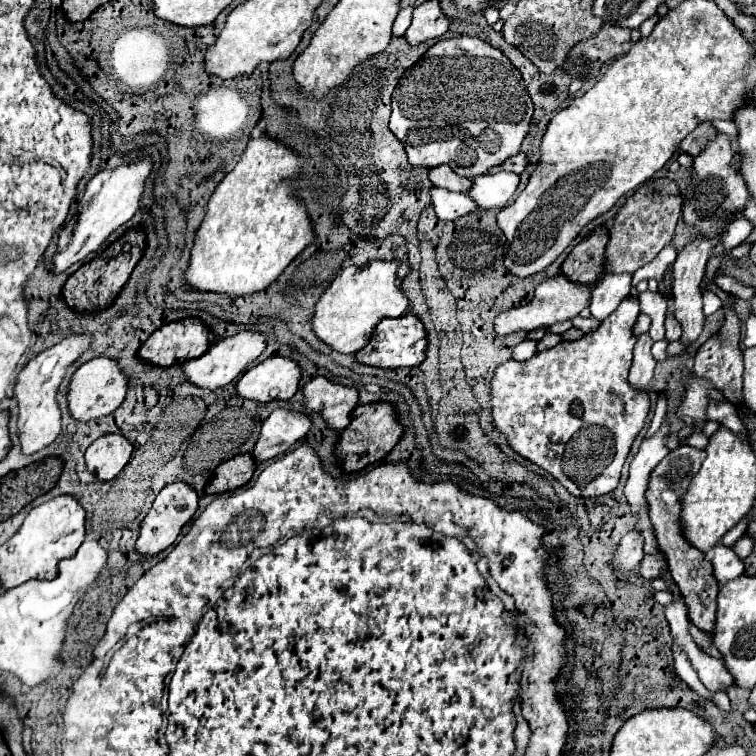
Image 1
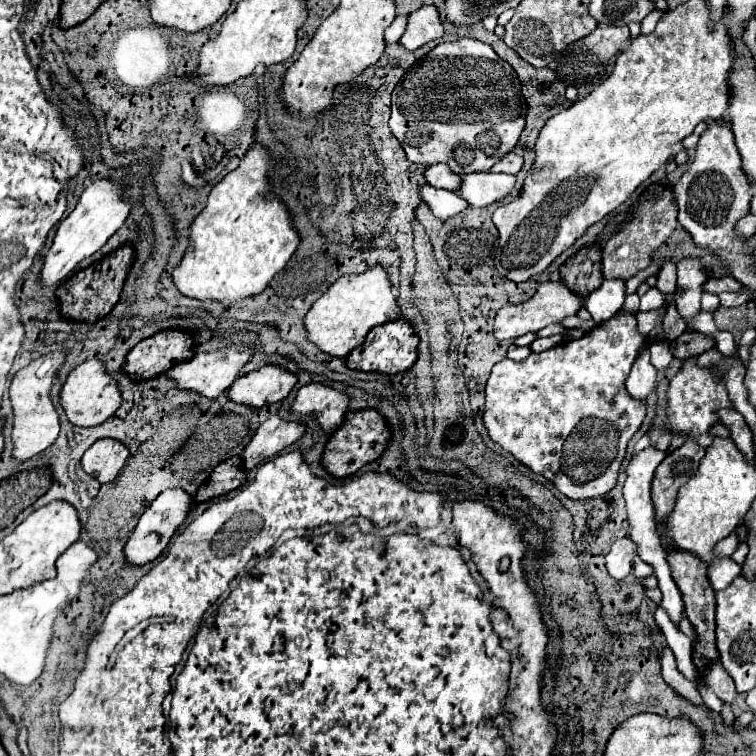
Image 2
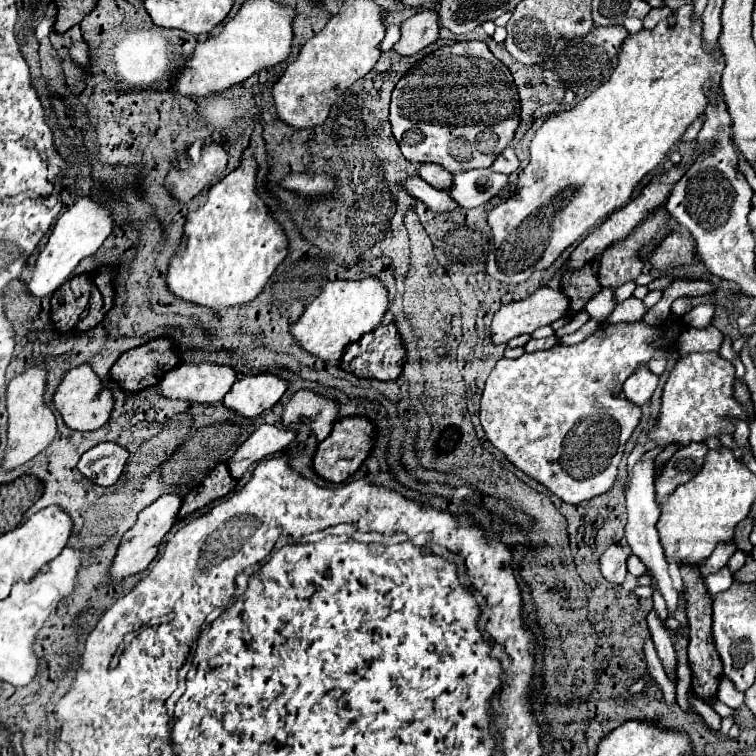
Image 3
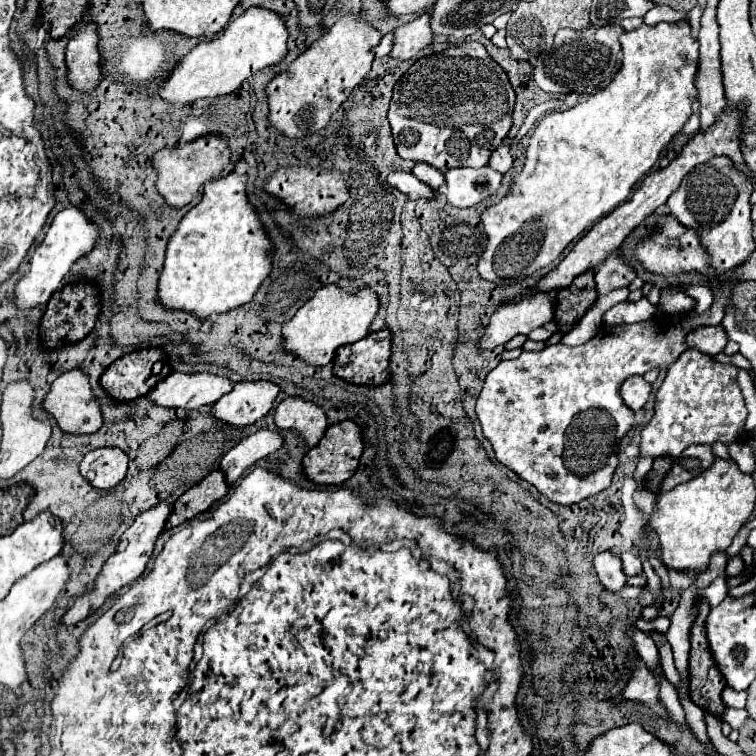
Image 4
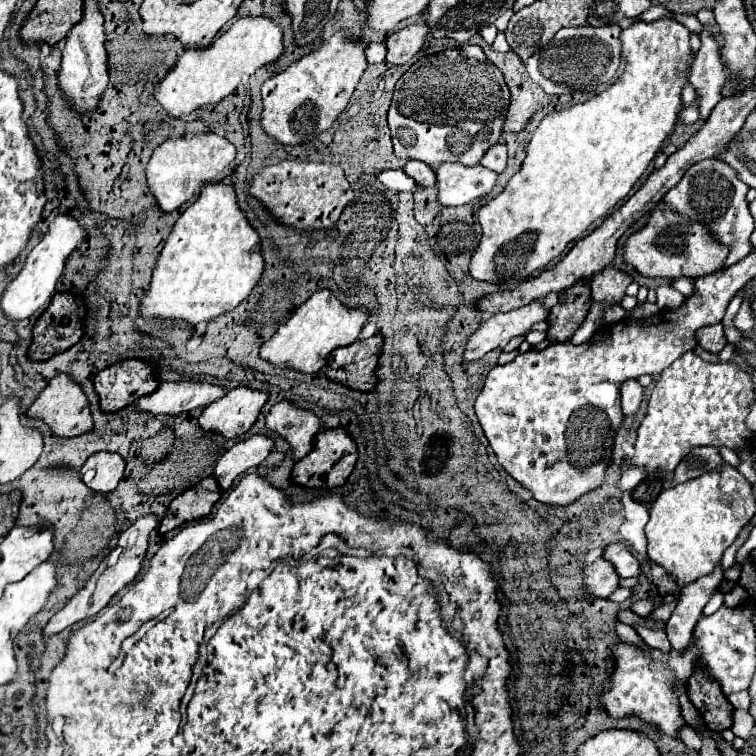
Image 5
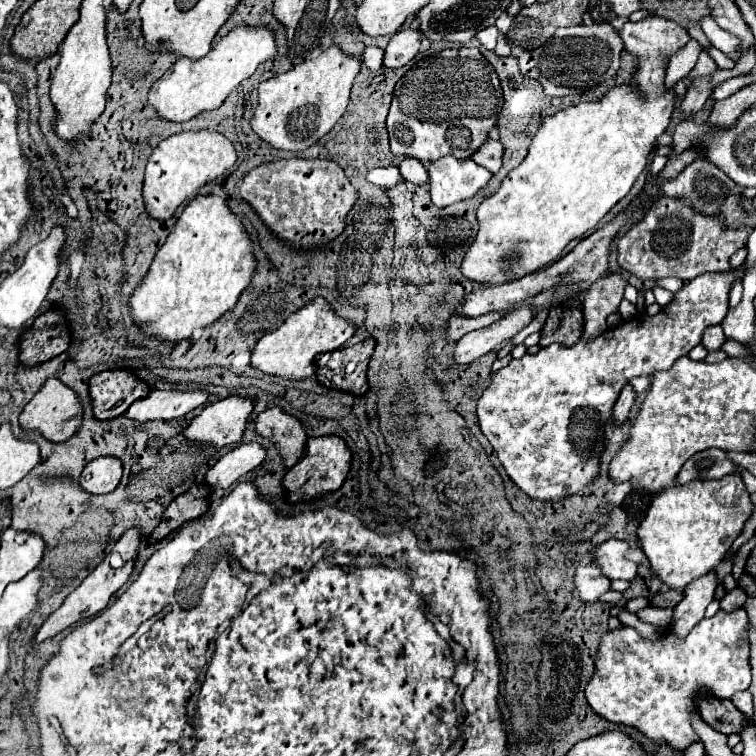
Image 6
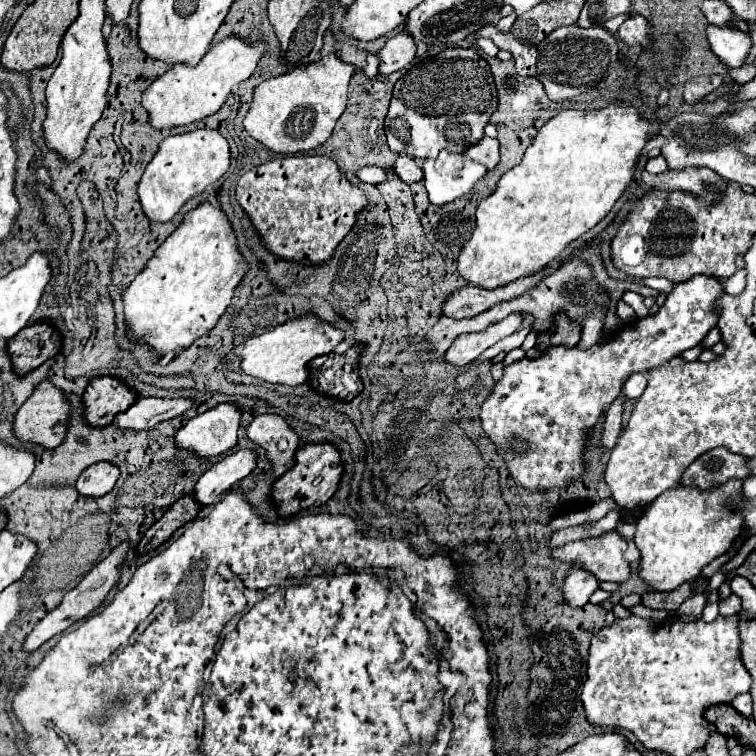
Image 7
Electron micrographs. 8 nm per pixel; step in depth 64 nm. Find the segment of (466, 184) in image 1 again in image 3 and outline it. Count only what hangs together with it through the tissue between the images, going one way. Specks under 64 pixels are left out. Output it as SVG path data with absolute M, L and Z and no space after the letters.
M422 164L420 178L424 178L428 184L432 184L438 190L448 190L454 176L450 172L446 172L446 168L442 168L438 164Z

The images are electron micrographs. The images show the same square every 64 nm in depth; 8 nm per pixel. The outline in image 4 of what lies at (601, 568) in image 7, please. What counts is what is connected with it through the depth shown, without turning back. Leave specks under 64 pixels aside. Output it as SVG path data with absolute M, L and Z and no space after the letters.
M624 552L624 554L620 554L620 558L622 558L622 566L624 566L624 574L626 576L642 574L642 562L640 562L640 558L636 554Z

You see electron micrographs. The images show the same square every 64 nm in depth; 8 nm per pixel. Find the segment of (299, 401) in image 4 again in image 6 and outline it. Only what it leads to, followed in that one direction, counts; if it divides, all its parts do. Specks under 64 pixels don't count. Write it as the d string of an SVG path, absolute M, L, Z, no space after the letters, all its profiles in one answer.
M278 406L268 408L256 418L256 432L270 438L276 444L286 468L292 468L306 452L306 430L308 428L304 422L286 414Z

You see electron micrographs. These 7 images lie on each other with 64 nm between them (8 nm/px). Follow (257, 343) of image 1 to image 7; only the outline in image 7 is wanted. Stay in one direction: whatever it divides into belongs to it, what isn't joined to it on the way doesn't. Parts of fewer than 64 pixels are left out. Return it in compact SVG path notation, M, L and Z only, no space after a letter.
M138 398L126 412L120 412L114 422L120 428L130 430L148 430L158 422L172 420L176 416L182 416L186 410L194 406L194 398Z

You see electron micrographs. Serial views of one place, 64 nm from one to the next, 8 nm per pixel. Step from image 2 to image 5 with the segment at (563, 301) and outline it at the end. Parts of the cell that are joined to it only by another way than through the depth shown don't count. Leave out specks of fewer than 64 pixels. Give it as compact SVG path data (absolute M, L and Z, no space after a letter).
M534 300L522 308L510 310L510 312L498 312L492 314L476 334L470 336L464 358L476 360L482 358L486 352L506 346L512 336L526 334L536 322L542 322L548 318L548 312L542 304L542 300Z

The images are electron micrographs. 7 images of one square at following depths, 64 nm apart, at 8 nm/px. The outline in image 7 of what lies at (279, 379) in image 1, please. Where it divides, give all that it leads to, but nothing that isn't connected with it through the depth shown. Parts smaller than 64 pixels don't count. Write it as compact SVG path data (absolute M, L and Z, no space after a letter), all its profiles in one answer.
M218 404L188 420L188 424L176 432L176 444L206 458L224 454L238 444L236 430L240 428L240 420L242 410L236 404Z

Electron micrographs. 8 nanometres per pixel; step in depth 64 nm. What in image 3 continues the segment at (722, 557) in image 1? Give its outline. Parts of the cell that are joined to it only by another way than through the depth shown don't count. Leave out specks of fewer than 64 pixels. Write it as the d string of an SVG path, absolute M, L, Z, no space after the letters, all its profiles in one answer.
M726 566L726 568L720 568L718 572L706 576L704 582L706 582L706 586L708 586L710 596L714 598L718 592L724 592L724 590L728 590L728 588L732 586L732 582L734 582L734 572Z

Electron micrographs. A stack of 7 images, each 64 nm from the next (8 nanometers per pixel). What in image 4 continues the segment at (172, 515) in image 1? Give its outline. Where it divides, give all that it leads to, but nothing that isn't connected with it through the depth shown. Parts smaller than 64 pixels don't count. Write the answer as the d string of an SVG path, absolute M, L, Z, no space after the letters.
M158 502L158 504L154 504L152 508L148 508L146 512L142 512L142 514L134 520L134 524L122 534L118 552L114 552L114 556L110 556L110 558L106 560L106 564L104 564L100 576L96 578L94 590L76 600L76 604L64 614L62 624L76 624L76 622L84 620L84 618L90 616L98 606L102 606L104 600L106 600L112 592L116 592L116 590L122 588L124 584L136 580L136 578L146 570L146 564L148 564L148 560L150 560L150 556L152 556L152 552L154 552L154 544L156 544L158 536L164 532L164 526L166 526L166 520L170 518L170 512L172 512L172 504L170 504L170 502Z

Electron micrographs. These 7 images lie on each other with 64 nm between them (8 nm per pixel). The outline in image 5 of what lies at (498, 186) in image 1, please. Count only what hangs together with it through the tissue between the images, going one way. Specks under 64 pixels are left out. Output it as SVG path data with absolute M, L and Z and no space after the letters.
M440 164L432 166L438 176L438 202L444 206L462 206L492 192L498 174L484 166Z

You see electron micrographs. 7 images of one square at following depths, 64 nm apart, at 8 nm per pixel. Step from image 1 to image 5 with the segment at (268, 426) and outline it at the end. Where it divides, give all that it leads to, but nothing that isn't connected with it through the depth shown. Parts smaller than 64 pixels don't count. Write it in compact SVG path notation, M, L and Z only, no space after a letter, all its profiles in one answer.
M254 434L242 442L236 442L216 464L214 476L220 488L224 492L232 488L234 480L238 480L246 470L258 466L270 454L272 446L272 438L264 434Z

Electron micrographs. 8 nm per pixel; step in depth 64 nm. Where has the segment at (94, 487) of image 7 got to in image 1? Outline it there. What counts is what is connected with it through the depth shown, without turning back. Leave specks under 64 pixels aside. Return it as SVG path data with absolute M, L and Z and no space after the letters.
M106 434L94 440L86 450L86 466L100 480L112 480L132 458L132 444L118 434Z

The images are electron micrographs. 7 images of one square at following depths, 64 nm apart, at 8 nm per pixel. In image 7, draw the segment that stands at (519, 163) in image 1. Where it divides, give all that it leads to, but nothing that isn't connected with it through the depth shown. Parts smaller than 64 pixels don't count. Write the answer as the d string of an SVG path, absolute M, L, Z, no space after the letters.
M484 136L478 142L478 146L474 144L472 148L468 148L463 154L466 154L466 158L470 158L474 162L484 164L488 170L494 170L498 166L498 160L500 160L500 144L498 144L496 138Z

